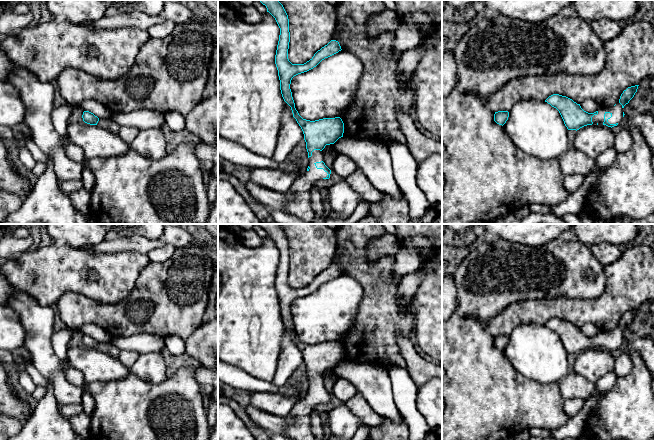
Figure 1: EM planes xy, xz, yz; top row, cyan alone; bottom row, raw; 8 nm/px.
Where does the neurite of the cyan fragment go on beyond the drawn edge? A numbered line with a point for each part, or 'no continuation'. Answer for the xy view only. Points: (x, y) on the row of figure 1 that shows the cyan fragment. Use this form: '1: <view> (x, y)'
no continuation

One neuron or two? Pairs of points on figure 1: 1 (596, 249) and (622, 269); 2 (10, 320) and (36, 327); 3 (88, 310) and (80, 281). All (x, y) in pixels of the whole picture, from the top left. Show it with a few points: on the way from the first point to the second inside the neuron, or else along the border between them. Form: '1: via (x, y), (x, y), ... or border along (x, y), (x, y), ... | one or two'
1: border along (624, 248), (623, 252), (615, 260), (604, 267) | two
2: border along (10, 307), (18, 315), (25, 332), (22, 346) | two
3: border along (61, 295), (82, 293), (106, 304) | two

